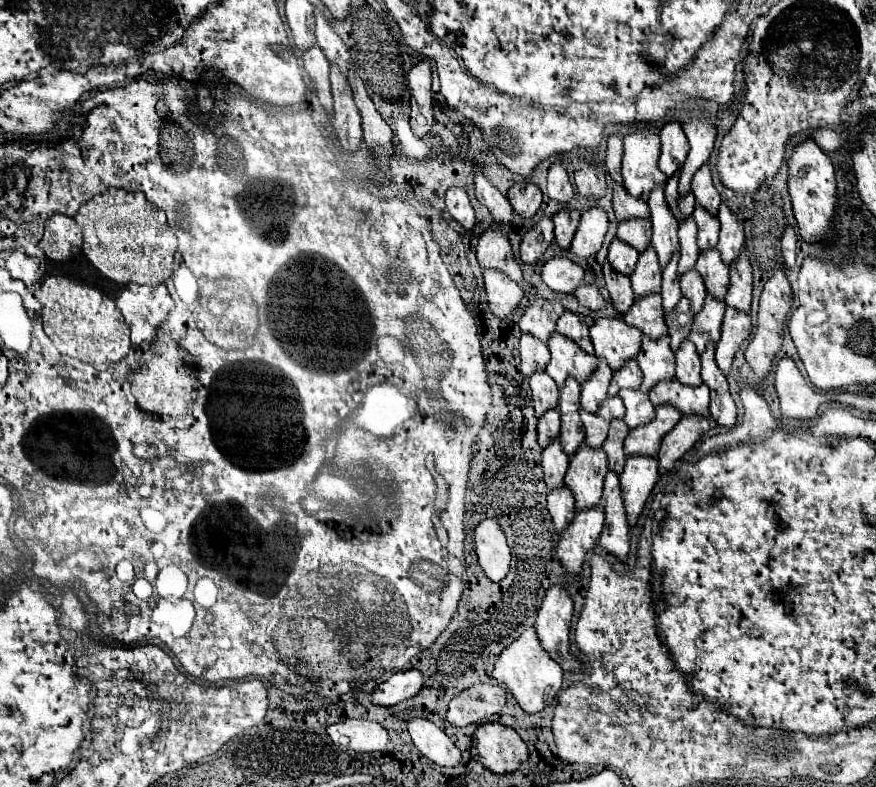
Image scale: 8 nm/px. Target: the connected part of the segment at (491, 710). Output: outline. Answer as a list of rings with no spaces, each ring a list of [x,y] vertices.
[[[476,684],[450,700],[446,720],[454,726],[482,724],[492,714],[500,712],[504,704],[506,704],[506,692],[502,686]]]

